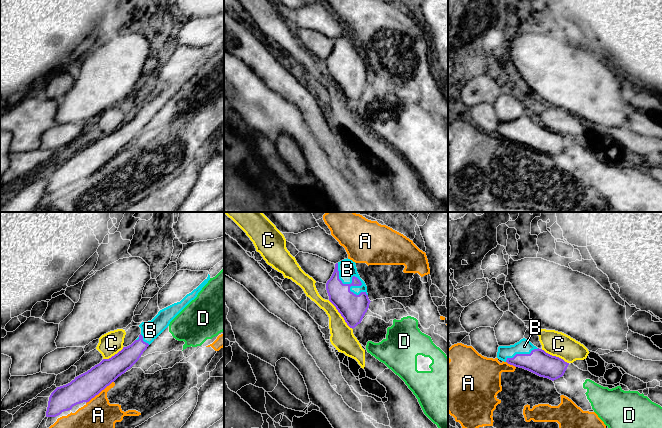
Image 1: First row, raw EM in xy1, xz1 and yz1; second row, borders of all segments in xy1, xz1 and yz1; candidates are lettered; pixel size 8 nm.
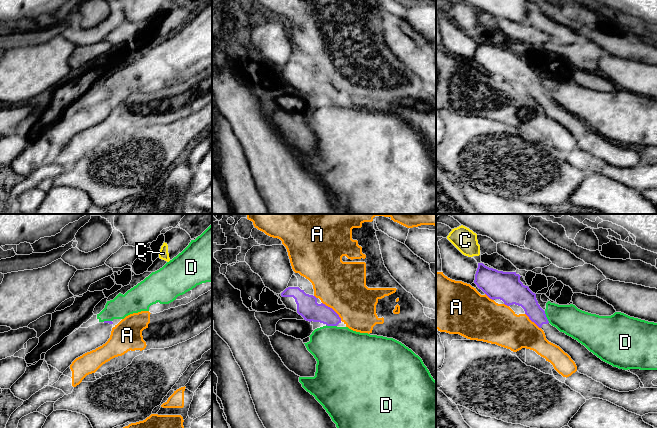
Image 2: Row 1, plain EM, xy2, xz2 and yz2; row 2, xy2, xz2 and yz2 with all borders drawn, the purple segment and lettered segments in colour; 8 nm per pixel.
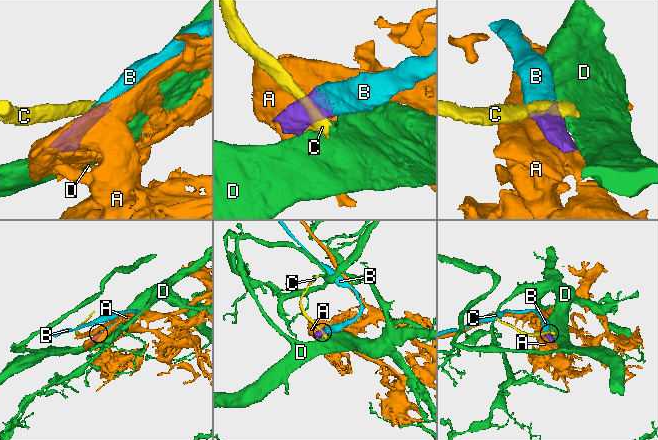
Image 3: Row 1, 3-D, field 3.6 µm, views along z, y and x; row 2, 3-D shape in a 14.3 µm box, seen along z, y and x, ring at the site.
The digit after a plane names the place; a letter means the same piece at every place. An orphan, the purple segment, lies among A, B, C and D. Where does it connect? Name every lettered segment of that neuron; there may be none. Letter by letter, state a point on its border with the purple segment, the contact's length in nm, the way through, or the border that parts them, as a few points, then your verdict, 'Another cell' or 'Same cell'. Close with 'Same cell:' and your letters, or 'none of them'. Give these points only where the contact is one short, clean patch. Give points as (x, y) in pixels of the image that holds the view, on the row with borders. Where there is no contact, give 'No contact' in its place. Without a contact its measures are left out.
A: Touches purple at xy1 (99, 392). Shared border 280 nm. Another cell
B: Touches purple at xz1 (348, 284). Shared border 360 nm. Same cell
C: Touches purple at xz1 (341, 315). Shared border 300 nm. Boundary: xz1 (328, 300), (352, 329). Another cell
D: Touches purple at yz2 (546, 317). Shared border 100 nm. Boundary: yz2 (544, 311), (549, 322). Another cell
Same cell: B

